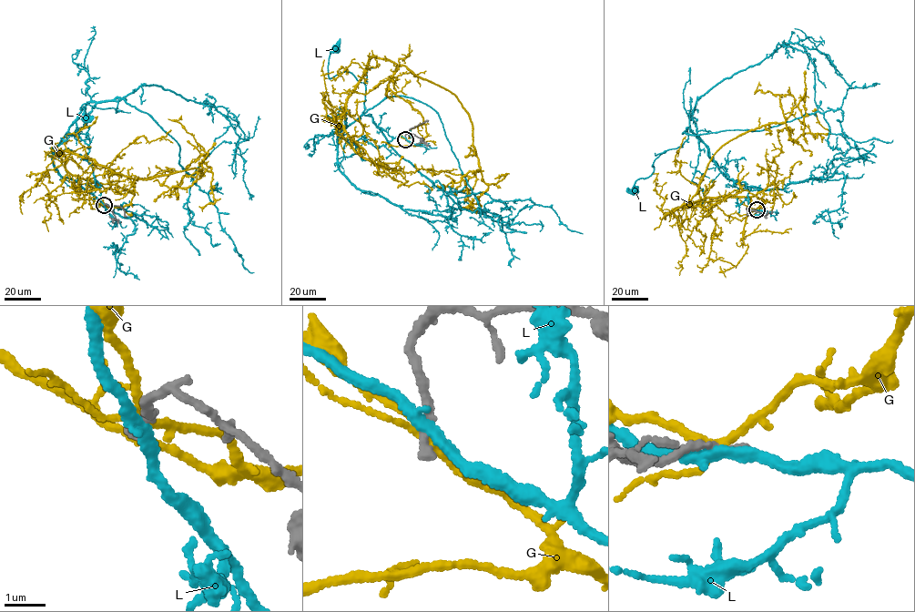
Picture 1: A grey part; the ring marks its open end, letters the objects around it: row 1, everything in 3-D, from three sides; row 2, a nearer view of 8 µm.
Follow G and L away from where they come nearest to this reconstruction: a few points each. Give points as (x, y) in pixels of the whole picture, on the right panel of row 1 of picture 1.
G: (756, 209), (765, 201), (744, 189), (665, 215), (706, 198), (763, 190), (777, 175), (778, 129)
L: (757, 209), (746, 182), (728, 178), (688, 127), (688, 138), (655, 160), (635, 189)

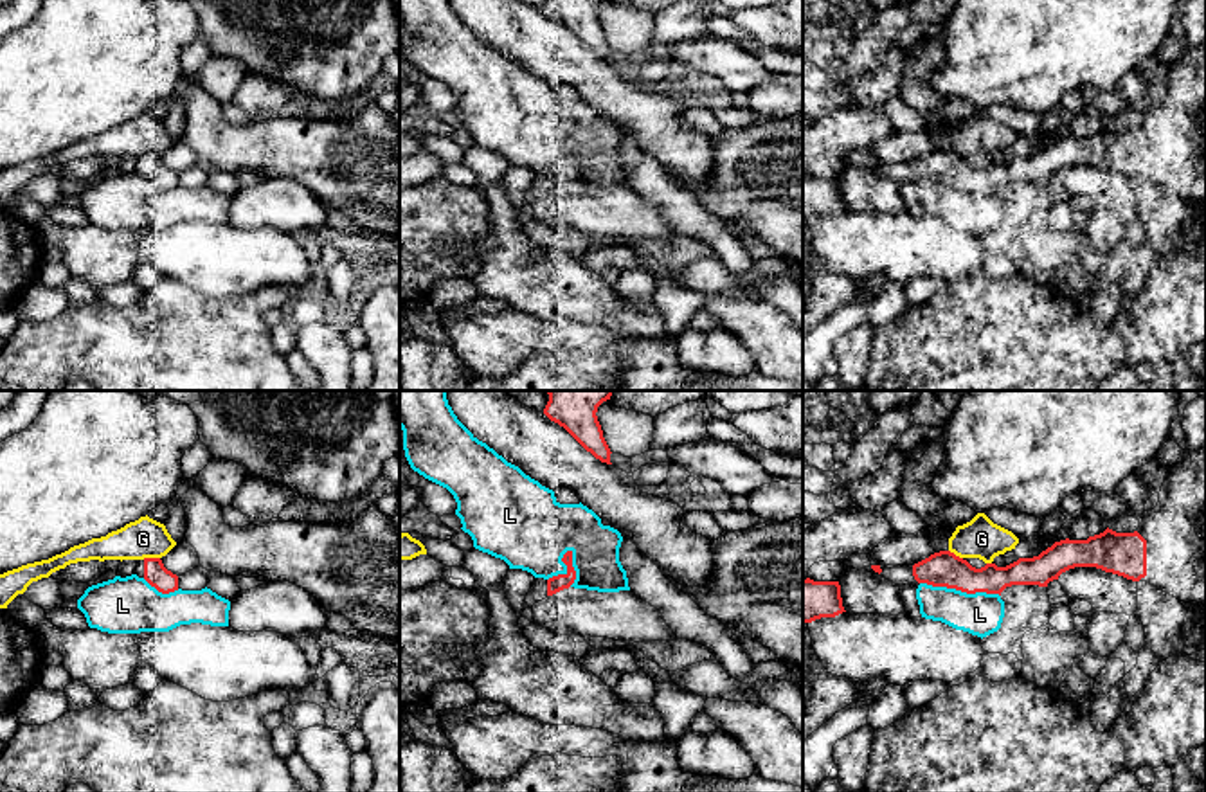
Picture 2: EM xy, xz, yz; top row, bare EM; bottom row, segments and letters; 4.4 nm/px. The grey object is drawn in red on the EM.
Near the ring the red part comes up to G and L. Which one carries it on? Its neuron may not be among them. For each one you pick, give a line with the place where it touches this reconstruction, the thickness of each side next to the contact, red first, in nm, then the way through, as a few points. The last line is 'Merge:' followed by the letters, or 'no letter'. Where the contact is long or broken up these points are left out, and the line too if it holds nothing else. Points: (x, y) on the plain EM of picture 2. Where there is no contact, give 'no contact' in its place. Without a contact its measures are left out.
Merge: no letter

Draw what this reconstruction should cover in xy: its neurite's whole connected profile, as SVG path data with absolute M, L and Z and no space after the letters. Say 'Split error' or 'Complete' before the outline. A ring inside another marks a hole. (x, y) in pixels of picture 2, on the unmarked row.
Split error. M160 155L137 157L135 169L162 191L178 187L178 173L167 167Z

